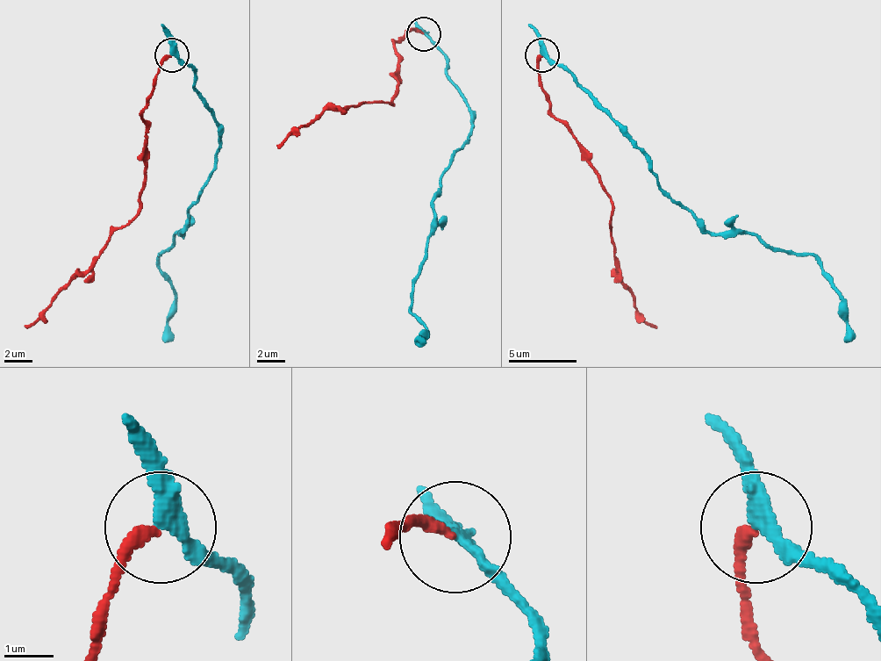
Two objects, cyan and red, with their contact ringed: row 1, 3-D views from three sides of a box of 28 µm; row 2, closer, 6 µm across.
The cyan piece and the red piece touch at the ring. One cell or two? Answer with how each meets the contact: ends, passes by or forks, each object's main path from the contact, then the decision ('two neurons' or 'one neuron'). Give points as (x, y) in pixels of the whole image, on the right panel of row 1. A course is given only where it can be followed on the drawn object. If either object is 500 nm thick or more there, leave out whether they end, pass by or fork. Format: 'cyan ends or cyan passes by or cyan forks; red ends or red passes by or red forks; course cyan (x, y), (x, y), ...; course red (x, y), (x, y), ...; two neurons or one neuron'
cyan passes by; red ends; course cyan (543, 54), (712, 233), (811, 254), (855, 340); course red (543, 54), (540, 75), (553, 116), (581, 147), (612, 209), (619, 281), (632, 295), (635, 312), (656, 329); two neurons

